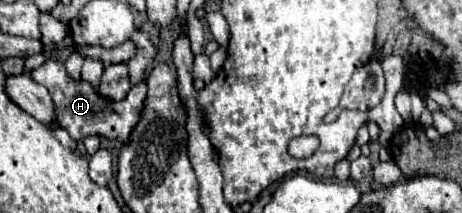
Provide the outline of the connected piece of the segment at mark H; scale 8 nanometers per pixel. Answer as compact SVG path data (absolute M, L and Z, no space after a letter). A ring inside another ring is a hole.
M44 62L40 68L30 72L30 78L48 88L48 92L52 94L52 100L56 104L58 124L62 128L66 128L68 134L76 142L84 140L86 136L106 136L110 140L120 140L126 144L130 140L130 132L138 124L140 114L144 110L146 82L132 86L128 96L122 102L112 102L112 100L104 100L88 82L72 80L60 62Z

